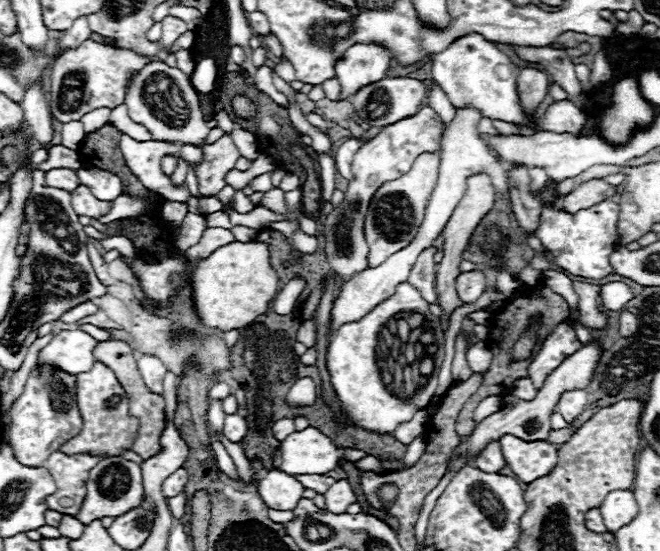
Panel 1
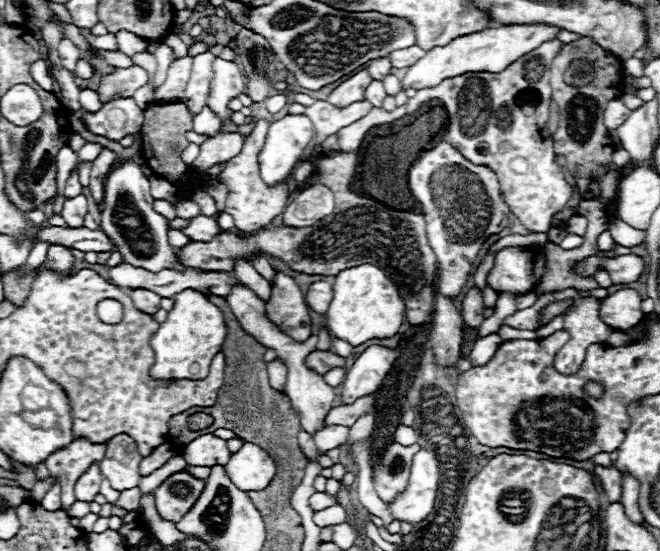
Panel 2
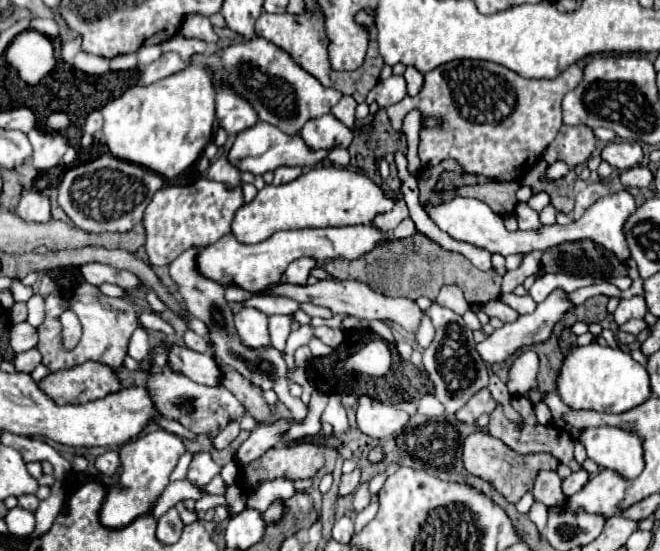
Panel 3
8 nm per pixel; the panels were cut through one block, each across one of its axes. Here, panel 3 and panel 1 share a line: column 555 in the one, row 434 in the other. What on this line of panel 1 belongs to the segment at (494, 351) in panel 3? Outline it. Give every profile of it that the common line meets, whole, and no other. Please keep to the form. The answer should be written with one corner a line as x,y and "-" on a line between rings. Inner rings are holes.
304,428
282,442
282,472
286,474
326,474
340,466
342,460
356,462
366,452
336,446
334,440
318,428

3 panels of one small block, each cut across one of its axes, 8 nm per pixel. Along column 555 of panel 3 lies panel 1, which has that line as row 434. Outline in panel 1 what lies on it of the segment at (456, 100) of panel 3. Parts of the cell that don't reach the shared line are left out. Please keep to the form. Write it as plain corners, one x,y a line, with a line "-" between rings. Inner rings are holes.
94,362
88,372
76,376
76,402
82,414
82,430
80,434
62,444
60,452
74,456
74,454
92,454
92,456
120,456
126,450
132,450
132,444
138,436
138,418
130,416
128,412
128,396
120,382
116,380
114,372
102,364

